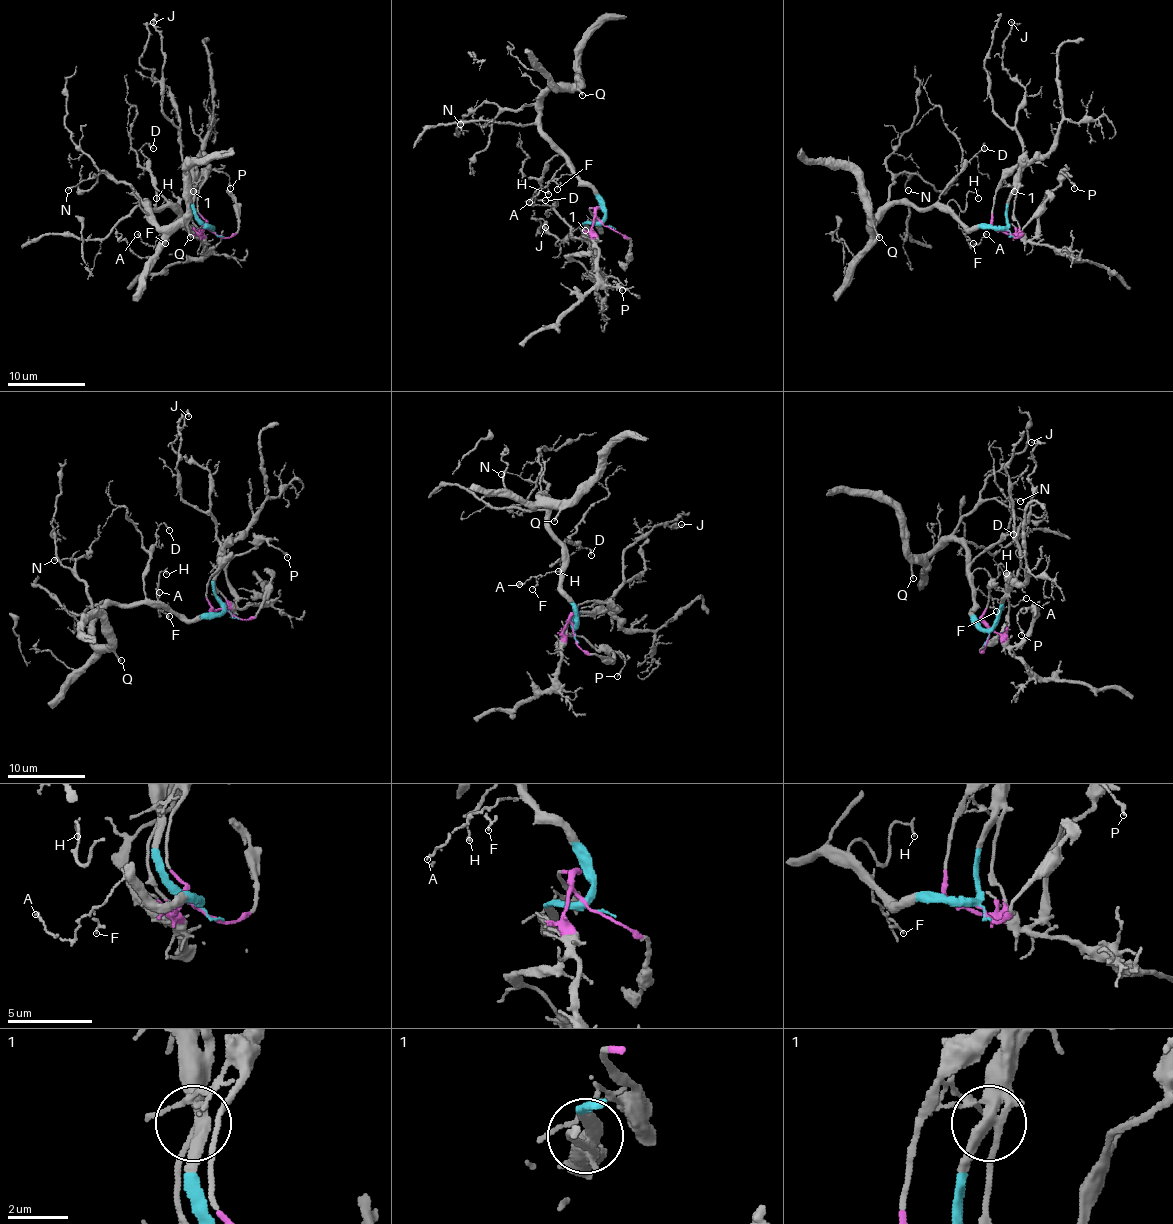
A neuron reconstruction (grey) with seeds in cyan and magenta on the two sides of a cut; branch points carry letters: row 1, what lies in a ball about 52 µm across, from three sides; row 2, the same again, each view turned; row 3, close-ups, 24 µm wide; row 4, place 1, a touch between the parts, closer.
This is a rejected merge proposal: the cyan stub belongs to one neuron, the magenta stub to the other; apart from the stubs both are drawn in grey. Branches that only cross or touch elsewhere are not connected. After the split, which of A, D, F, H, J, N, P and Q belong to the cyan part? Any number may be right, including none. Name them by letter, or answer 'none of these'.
A, D, F, H, J, N, Q

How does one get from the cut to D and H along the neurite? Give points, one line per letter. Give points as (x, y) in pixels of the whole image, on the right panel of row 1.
D: (1008, 230), (969, 230), (938, 200), (948, 183), (983, 148), (983, 144), (985, 148)
H: (1008, 230), (969, 230), (948, 204), (954, 200), (963, 210), (969, 191), (977, 199)

